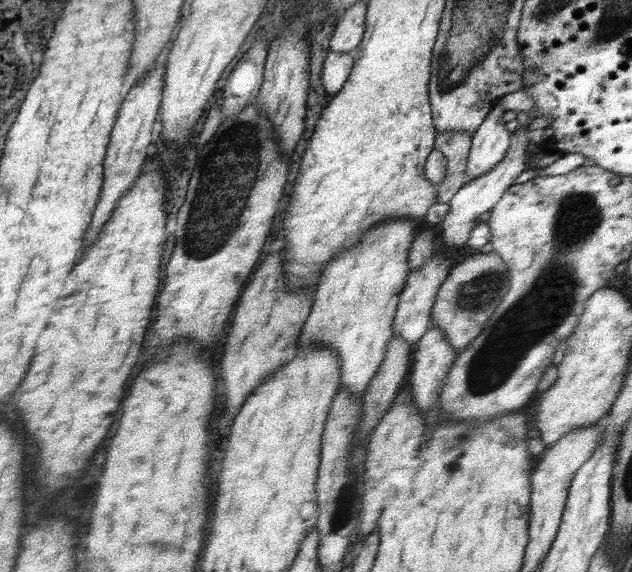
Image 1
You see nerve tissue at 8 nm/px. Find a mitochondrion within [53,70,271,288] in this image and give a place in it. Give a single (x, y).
(207, 231)

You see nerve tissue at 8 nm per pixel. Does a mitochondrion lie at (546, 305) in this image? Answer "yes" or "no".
yes

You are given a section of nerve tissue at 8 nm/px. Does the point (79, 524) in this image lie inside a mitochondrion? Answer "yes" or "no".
no

